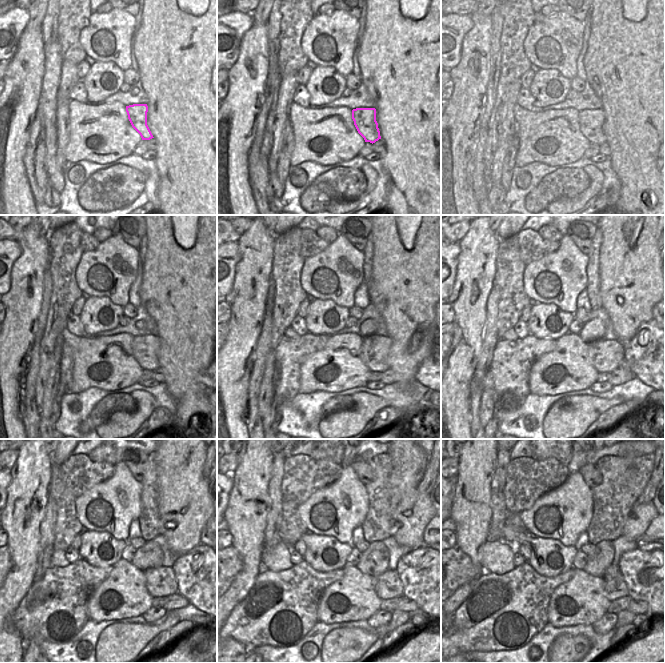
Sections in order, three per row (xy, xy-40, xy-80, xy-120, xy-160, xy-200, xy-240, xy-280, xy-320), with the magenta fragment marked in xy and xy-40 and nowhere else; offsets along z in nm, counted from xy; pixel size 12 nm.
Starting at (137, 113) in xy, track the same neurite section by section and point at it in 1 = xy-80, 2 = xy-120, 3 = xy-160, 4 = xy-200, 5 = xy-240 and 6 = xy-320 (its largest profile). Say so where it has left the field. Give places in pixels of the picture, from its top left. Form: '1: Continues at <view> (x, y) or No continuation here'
1: Continues at xy-80 (591, 121)
2: Continues at xy-120 (145, 349)
3: Continues at xy-160 (374, 352)
4: Continues at xy-200 (605, 355)
5: Continues at xy-240 (161, 582)
6: Continues at xy-320 (617, 588).

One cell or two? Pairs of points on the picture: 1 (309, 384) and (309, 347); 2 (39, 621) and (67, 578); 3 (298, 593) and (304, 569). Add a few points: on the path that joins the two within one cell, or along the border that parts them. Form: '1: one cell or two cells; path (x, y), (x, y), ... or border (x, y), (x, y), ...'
1: two cells; border (326, 342), (301, 365), (300, 380)
2: one cell; path (50, 610), (67, 589)
3: one cell; path (300, 587), (303, 575)

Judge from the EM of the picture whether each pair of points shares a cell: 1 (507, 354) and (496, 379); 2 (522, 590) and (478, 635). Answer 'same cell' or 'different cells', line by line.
1: same cell
2: same cell

